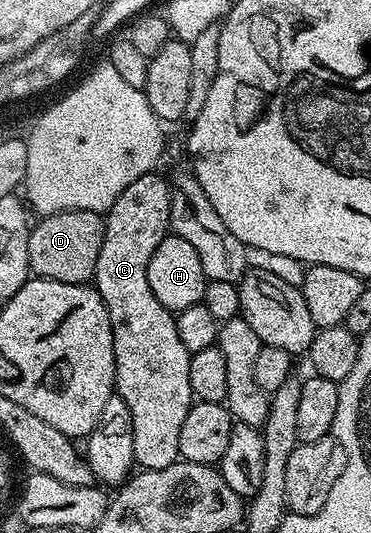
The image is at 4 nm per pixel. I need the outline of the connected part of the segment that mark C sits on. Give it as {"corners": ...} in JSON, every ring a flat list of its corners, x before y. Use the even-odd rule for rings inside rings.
{"corners":[[154,170,143,174,143,178,135,178,135,182,131,182,131,186,127,186,127,190,123,190,123,194,119,194,119,198,115,198,115,202,110,206,109,211,104,213,103,250,99,250,99,258,92,279,92,283,107,306,107,314,111,318,111,330,115,342,115,370,117,371,115,392,116,395,123,398,123,402,127,402,127,410,131,410,131,426,135,434,135,461,142,469,150,468,151,470,163,470,163,466,171,466,177,463,179,459,179,430,183,426,183,421,187,419,190,408,195,403,191,390,191,366,189,365,191,354,187,350,187,346,183,346,183,342,179,339,179,330,174,313,165,308,163,302,159,302,159,298,155,298,155,294,151,294,151,286,147,282,147,262,151,262,151,254,155,254,159,242,163,242,163,238,170,235,171,232,169,211,173,205,173,192,171,191,170,181,168,184,159,173,160,171]]}

